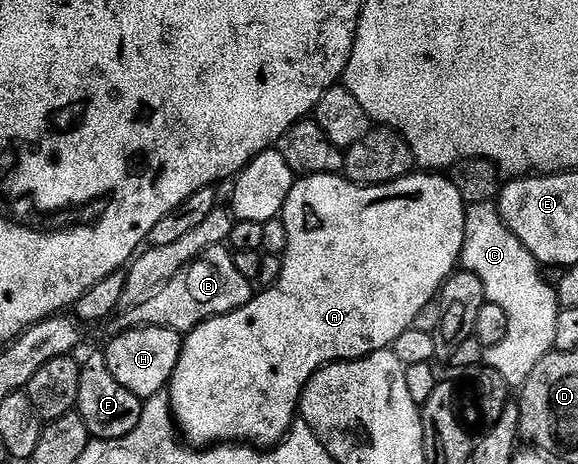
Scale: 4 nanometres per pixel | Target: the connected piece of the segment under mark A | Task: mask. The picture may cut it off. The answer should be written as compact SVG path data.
M276 147L253 157L249 165L237 173L233 184L233 204L231 211L237 220L259 222L266 224L268 220L276 220L282 215L287 226L287 250L282 262L282 276L274 285L258 291L247 306L222 316L211 318L197 328L193 328L184 337L179 354L179 362L175 366L175 374L169 380L167 389L169 400L173 404L173 419L179 429L180 435L193 446L216 446L230 442L248 442L253 446L276 446L284 440L293 421L298 419L301 391L305 384L326 364L338 360L358 360L369 356L373 352L383 352L392 349L405 332L413 327L415 318L419 318L419 310L423 306L434 303L438 299L441 285L458 271L463 250L464 218L467 205L464 198L455 190L452 180L445 174L434 174L429 170L414 170L409 175L399 178L395 182L386 184L352 184L341 174L328 176L307 176L298 179L293 188L295 174L287 162L283 162L283 154L279 154Z

